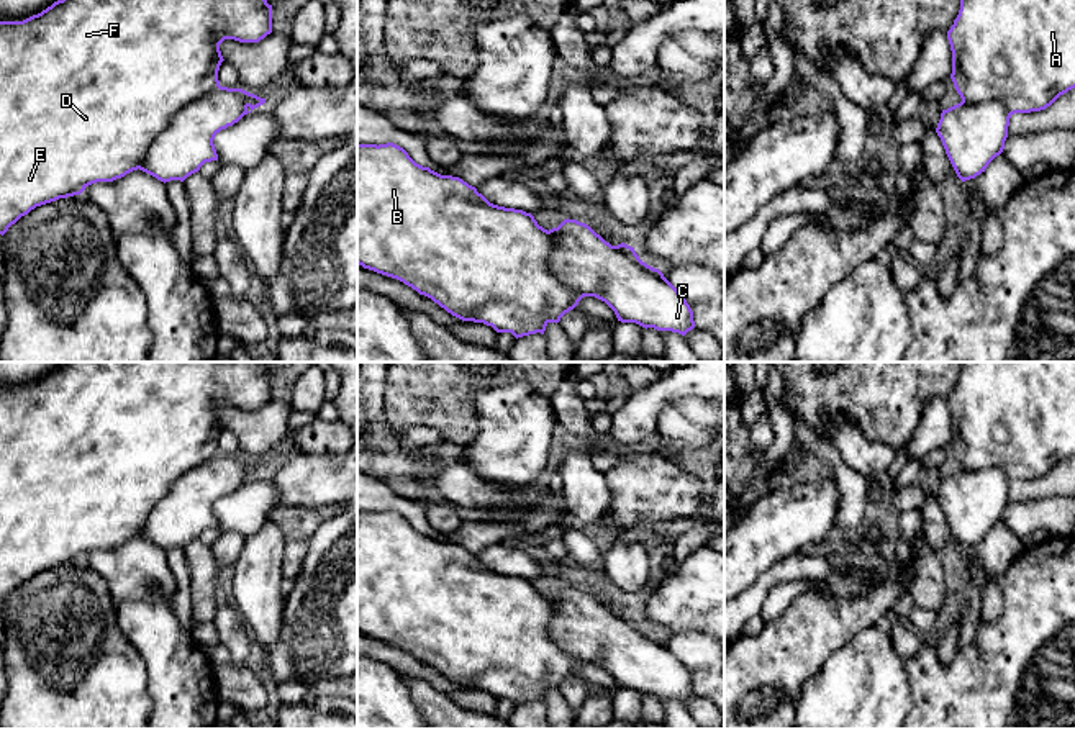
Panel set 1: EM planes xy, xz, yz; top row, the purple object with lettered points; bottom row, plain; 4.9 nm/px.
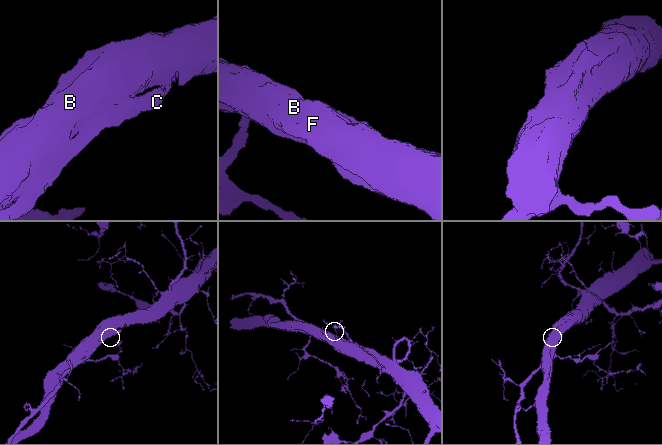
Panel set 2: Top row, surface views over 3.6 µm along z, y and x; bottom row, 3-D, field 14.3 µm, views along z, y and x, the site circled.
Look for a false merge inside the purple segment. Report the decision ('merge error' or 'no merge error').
no merge error

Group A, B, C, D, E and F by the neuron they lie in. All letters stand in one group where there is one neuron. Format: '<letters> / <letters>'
A B C D E F

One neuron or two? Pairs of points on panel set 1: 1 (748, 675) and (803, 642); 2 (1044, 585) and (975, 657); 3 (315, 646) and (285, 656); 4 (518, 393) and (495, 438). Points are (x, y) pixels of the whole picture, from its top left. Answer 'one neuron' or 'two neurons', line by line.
1: one neuron
2: one neuron
3: one neuron
4: one neuron

